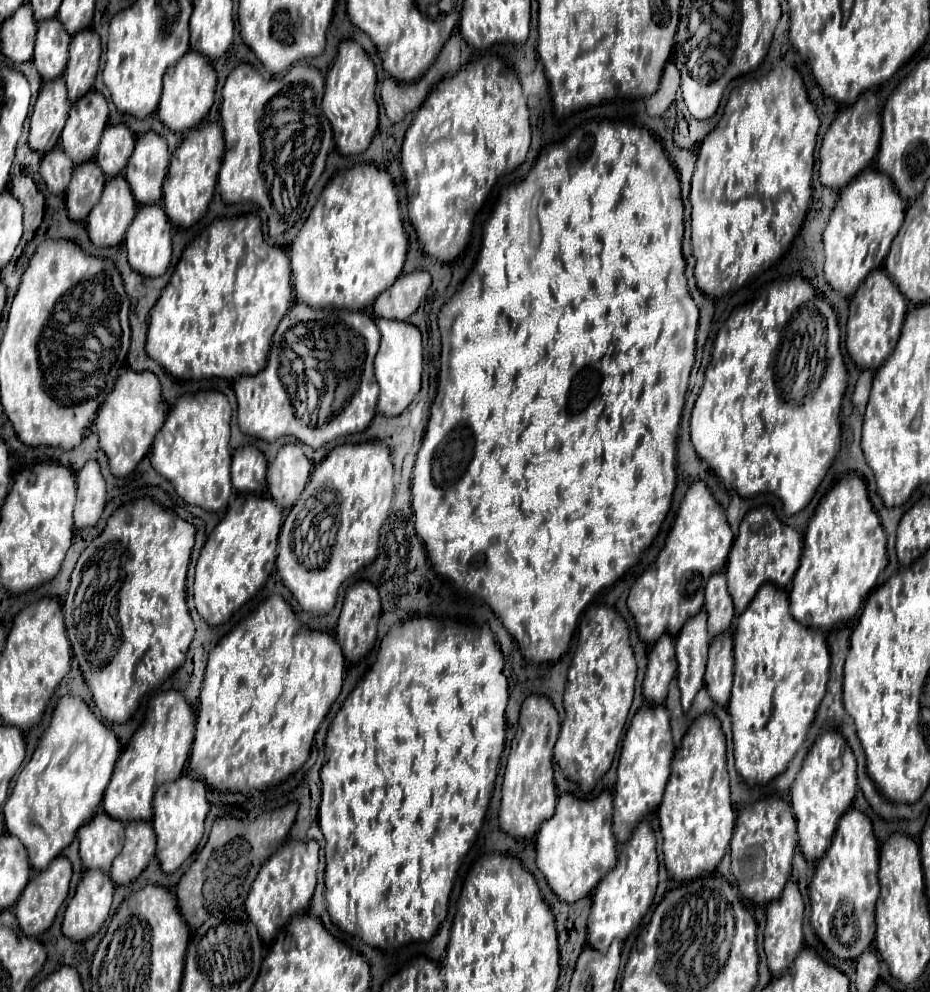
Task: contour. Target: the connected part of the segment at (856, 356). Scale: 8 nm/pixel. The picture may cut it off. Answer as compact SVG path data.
M873 271L869 279L865 279L865 287L853 295L849 303L849 321L847 321L847 353L855 361L859 369L877 371L883 361L891 355L897 339L901 335L901 327L907 313L907 299L893 287L891 279L881 271Z

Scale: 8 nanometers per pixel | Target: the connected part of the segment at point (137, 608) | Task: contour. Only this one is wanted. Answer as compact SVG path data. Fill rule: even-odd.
M139 499L119 507L109 517L103 533L91 541L75 565L63 603L67 637L95 705L113 723L127 723L139 709L143 695L169 679L187 659L187 649L195 635L195 625L185 603L185 577L193 543L195 527L191 523L151 499Z

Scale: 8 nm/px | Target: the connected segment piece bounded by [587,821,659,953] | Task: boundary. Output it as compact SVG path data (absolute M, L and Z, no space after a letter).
M641 821L637 831L631 835L627 845L623 843L617 851L615 869L597 885L593 891L593 907L589 913L589 931L587 945L607 953L613 939L625 941L629 933L641 923L645 913L649 911L655 891L657 891L657 851L655 851L655 833L649 823Z

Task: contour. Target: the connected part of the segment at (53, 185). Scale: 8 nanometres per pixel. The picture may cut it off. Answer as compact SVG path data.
M55 147L53 151L45 153L41 159L41 177L45 181L45 187L53 195L63 195L73 173L73 161L61 147Z

